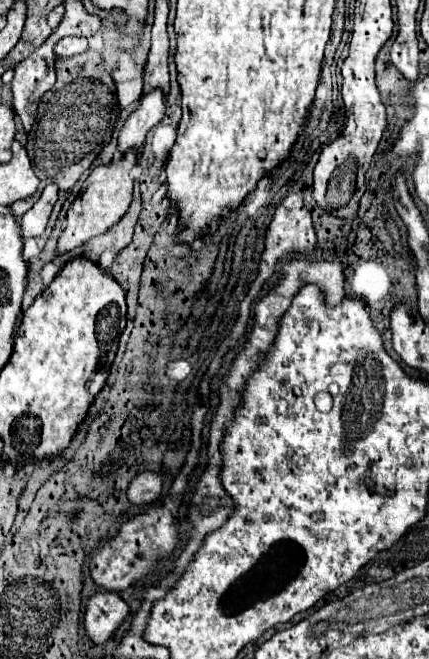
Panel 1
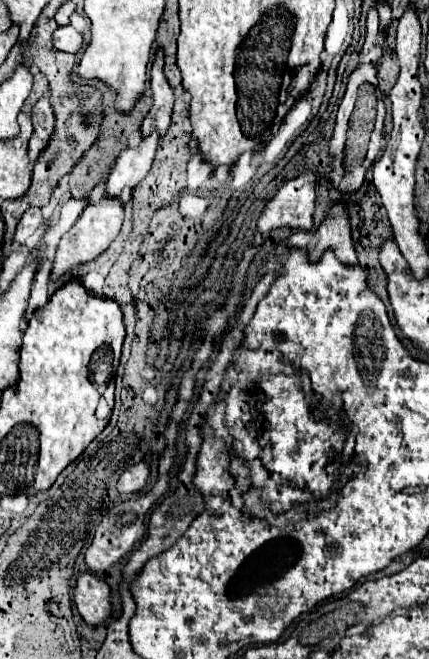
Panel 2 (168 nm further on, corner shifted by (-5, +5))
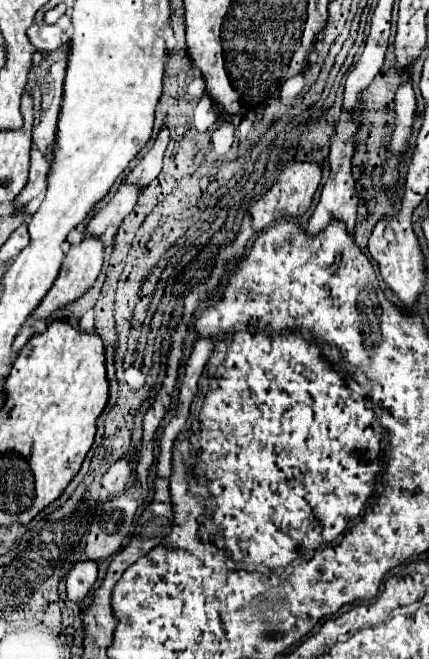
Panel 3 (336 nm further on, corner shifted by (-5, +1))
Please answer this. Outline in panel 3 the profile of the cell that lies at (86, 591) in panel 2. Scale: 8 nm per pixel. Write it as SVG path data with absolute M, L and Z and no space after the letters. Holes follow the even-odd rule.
M78 561L72 565L72 569L66 575L66 595L72 601L82 601L92 585L96 583L98 567L96 561Z

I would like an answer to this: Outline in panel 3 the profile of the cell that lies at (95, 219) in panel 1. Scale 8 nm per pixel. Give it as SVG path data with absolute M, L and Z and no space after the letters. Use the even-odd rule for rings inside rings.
M84 237L80 245L70 247L70 251L66 253L64 261L62 261L62 269L52 285L52 289L48 291L48 295L42 299L42 303L38 305L38 309L28 317L26 325L34 325L38 319L48 319L54 311L74 303L76 299L80 299L96 281L100 269L102 269L102 259L104 259L104 249L102 249L102 241L96 237Z

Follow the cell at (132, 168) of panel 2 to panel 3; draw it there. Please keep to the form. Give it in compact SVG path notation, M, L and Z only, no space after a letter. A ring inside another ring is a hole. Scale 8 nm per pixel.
M122 183L116 195L110 199L110 203L104 205L100 211L96 211L96 215L90 219L90 223L86 225L86 235L104 237L110 231L110 227L118 229L124 217L134 209L136 199L138 199L138 187Z

